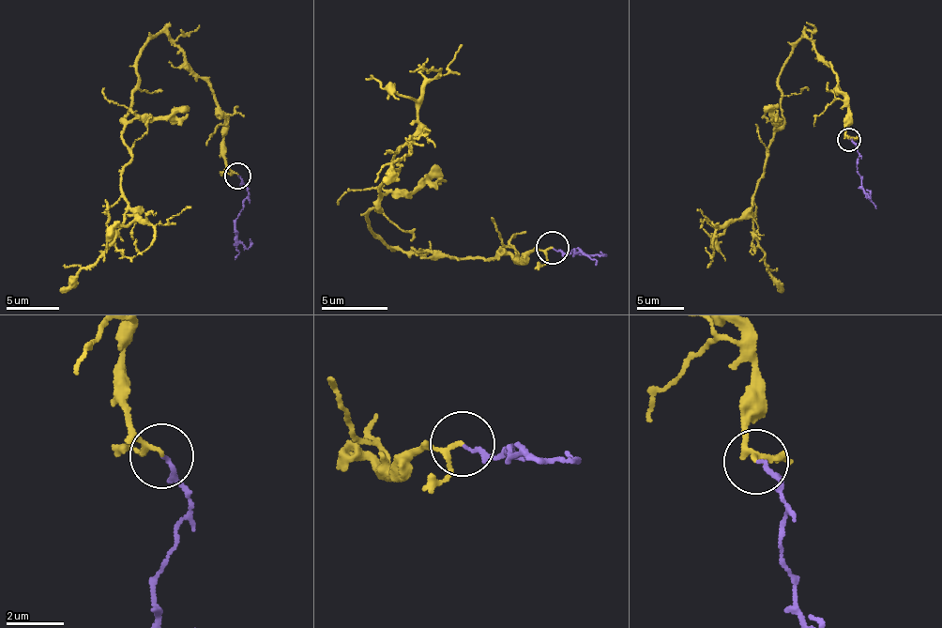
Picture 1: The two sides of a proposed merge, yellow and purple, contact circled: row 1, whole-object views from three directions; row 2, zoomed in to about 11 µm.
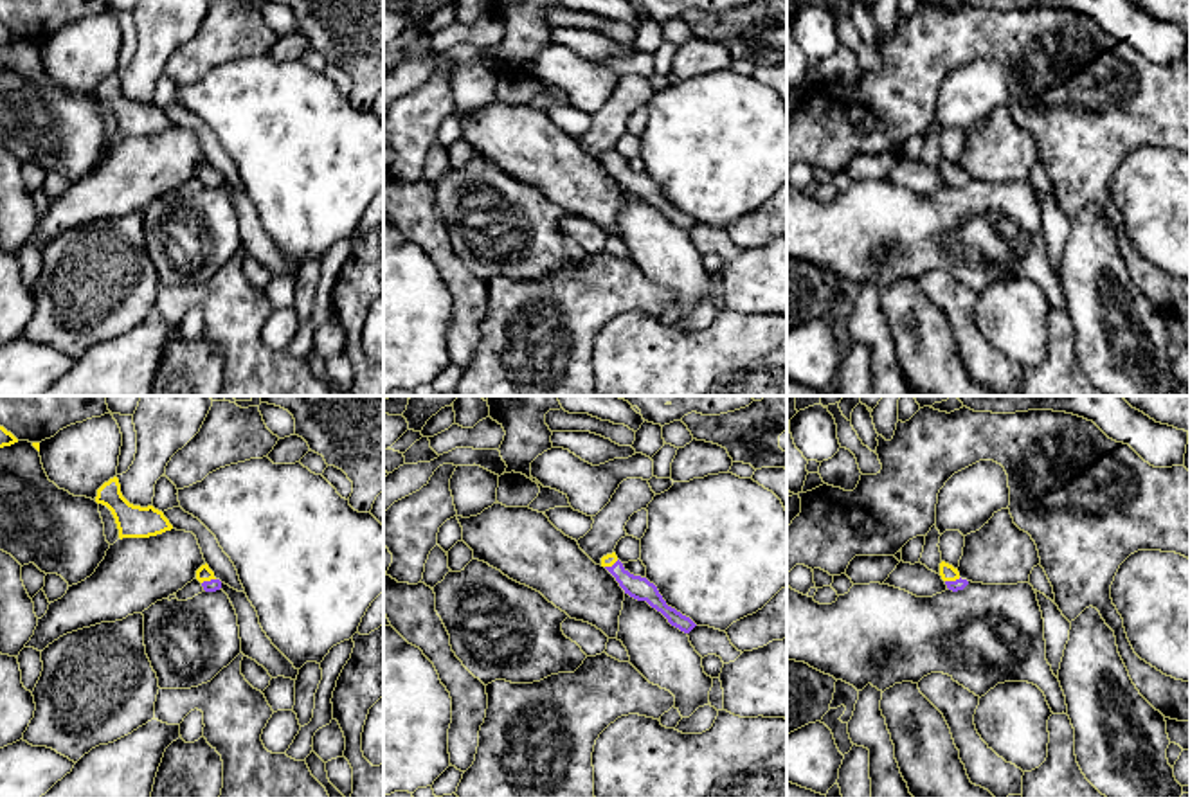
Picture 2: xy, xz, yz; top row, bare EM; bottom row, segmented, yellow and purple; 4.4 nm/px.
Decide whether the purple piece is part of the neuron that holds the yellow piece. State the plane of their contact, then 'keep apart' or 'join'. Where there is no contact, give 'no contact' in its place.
contact in yz; join

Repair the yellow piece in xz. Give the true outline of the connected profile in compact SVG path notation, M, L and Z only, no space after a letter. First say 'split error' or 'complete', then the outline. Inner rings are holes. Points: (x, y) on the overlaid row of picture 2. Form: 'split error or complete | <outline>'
split error | M616 552L603 556L601 567L616 578L625 594L637 601L646 601L652 608L661 612L672 626L684 633L690 633L697 626L690 617L668 606L654 583L646 578L630 574L618 560Z

